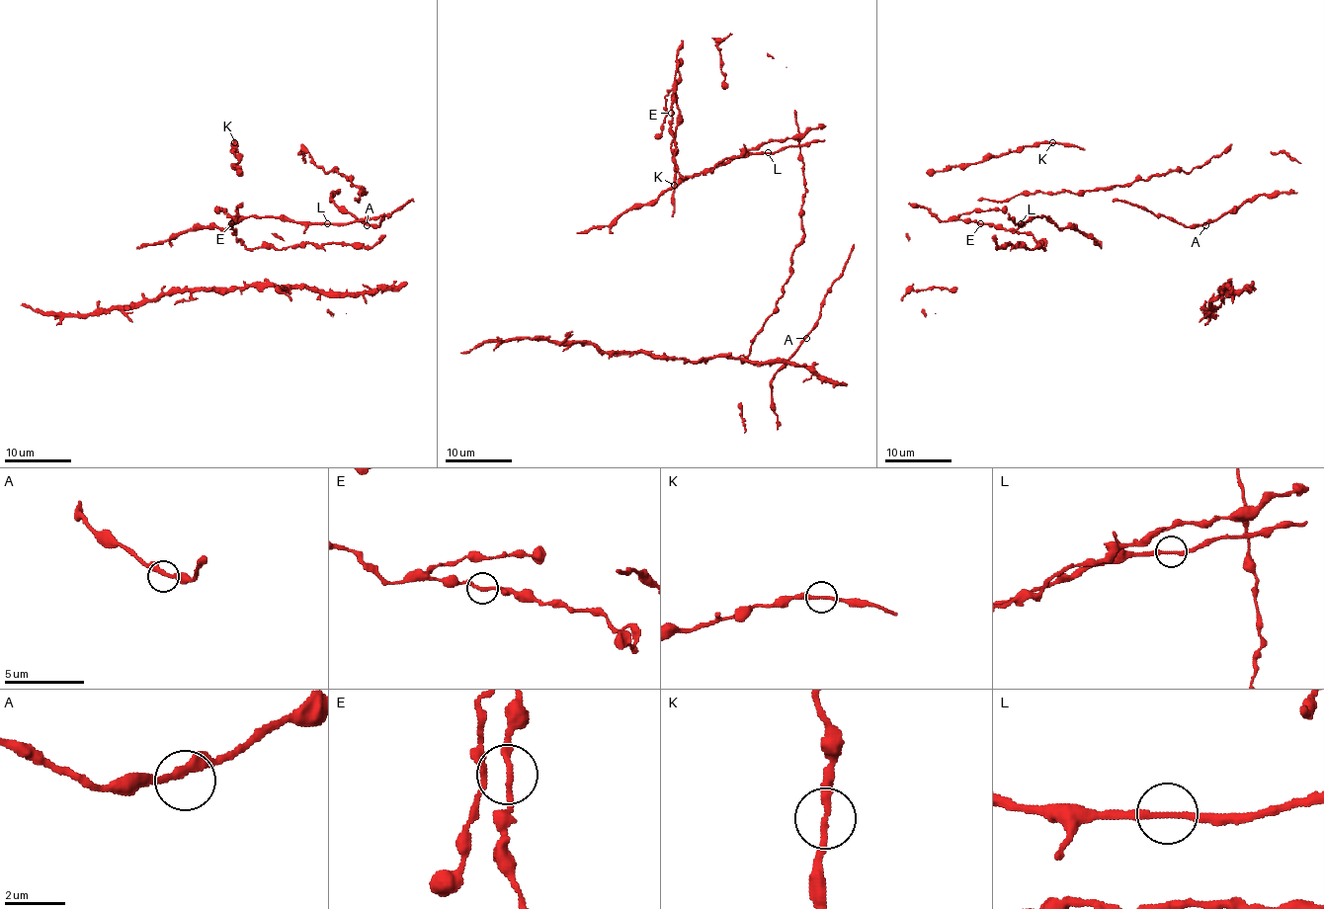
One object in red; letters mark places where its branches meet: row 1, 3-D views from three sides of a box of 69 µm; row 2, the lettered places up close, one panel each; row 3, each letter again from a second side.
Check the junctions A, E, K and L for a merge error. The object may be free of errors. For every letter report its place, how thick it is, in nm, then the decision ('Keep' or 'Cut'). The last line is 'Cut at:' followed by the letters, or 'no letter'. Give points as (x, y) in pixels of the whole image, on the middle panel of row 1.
A: Place: (806, 338). Thickness 260 nm. Keep
E: Place: (671, 113). Thickness 200 nm. Keep
K: Place: (674, 185). Thickness 220 nm. Keep
L: Place: (768, 152). Thickness 200 nm. Keep
Cut at: no letter

